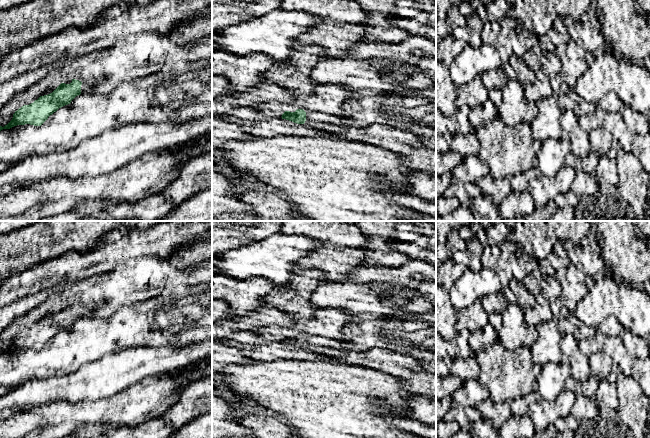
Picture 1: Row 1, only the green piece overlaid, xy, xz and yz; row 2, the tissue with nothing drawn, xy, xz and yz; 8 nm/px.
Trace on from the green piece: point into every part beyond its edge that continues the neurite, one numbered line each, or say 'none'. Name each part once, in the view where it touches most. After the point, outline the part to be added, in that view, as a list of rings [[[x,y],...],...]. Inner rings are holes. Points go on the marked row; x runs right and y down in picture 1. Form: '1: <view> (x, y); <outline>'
1: xz (422, 158); [[[304,109],[304,126],[343,137],[345,140],[363,142],[381,147],[401,157],[409,168],[436,177],[436,147],[422,145],[421,139],[411,133],[372,124],[367,128],[345,126],[338,116]]]

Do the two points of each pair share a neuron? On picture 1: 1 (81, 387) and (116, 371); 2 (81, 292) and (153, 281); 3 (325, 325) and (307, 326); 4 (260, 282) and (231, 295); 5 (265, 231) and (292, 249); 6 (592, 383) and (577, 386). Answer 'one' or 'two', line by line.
1: one
2: one
3: one
4: one
5: two
6: one

